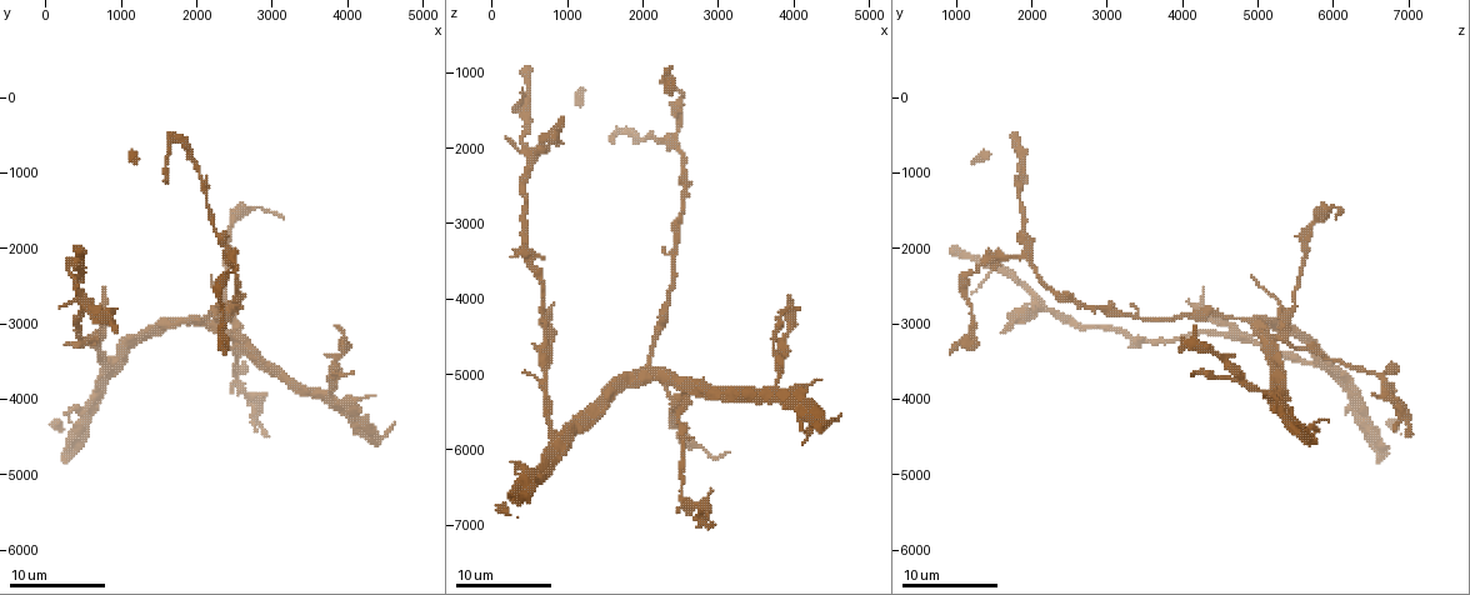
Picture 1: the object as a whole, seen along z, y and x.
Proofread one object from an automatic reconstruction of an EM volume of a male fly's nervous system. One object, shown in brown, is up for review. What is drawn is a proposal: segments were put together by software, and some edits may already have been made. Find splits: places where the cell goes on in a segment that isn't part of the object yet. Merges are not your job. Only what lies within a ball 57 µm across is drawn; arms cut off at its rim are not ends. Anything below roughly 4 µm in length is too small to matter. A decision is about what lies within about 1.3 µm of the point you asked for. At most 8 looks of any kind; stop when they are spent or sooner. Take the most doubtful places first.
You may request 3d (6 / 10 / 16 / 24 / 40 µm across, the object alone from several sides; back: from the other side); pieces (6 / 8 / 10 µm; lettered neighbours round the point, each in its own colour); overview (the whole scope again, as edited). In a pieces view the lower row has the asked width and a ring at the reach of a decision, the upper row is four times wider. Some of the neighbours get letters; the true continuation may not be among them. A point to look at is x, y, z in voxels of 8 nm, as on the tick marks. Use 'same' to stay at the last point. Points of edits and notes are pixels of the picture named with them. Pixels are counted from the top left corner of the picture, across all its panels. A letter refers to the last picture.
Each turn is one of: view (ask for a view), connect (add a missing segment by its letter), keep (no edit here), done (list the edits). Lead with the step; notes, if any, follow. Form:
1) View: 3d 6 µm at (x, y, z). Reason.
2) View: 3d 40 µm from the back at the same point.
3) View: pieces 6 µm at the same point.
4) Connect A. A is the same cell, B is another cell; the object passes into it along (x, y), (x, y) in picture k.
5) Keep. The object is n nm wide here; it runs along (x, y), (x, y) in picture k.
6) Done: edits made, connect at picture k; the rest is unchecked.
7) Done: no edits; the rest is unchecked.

View: 3d 6 µm at (950, 3100, 1650).

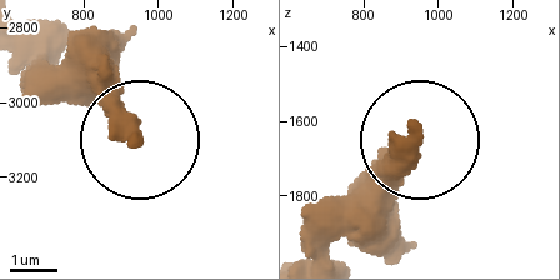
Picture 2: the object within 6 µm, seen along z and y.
View: pieces 10 µm at (940, 3100, 1620).

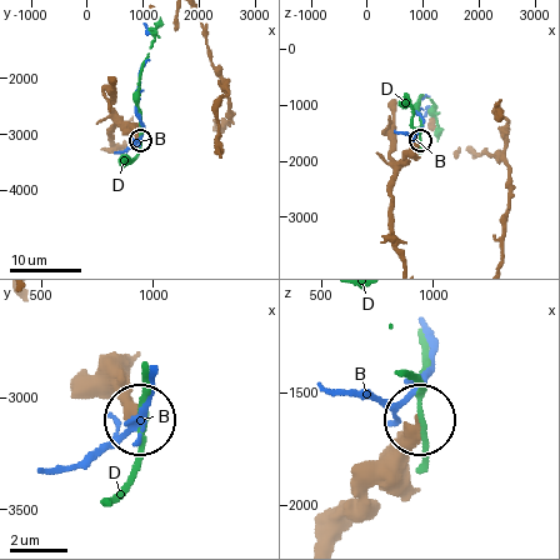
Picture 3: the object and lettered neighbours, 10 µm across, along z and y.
Keep. The object is 320 nm wide here; B and D are other cells; no lettered segment goes on from it.

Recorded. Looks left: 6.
View: 3d 10 µm at (150, 2750, 1900). Tapers out.

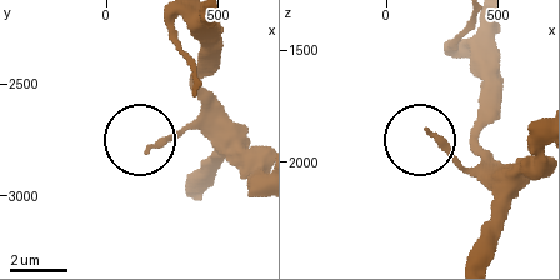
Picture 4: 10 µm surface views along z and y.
View: pieces 6 µm at (180, 2770, 1860).

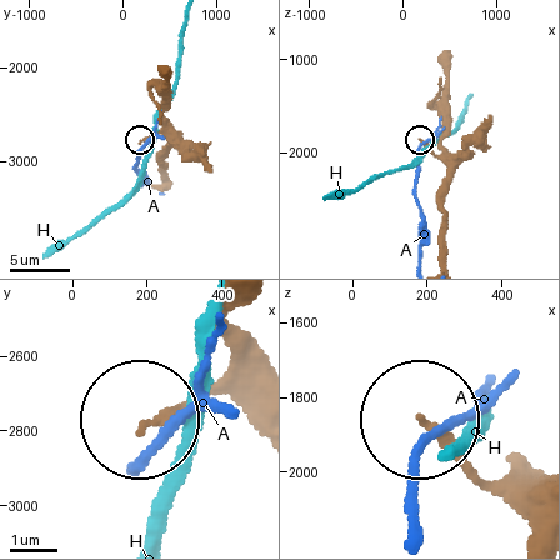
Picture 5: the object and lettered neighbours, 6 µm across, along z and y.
Keep. The object is 180 nm wide here; A and H are other cells; no lettered segment goes on from it.

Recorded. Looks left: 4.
View: pieces 10 µm at (800, 2550, 4300). Tapers out.

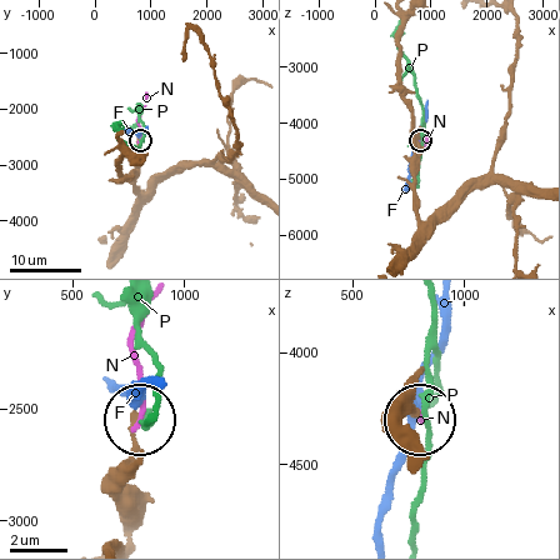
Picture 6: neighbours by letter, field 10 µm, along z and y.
Keep. F, N and P are other cells; it runs along (123, 529), (134, 421) in picture 6; none of them fits.

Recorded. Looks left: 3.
View: 3d 10 µm at (2500, 3900, 6800). An open end.

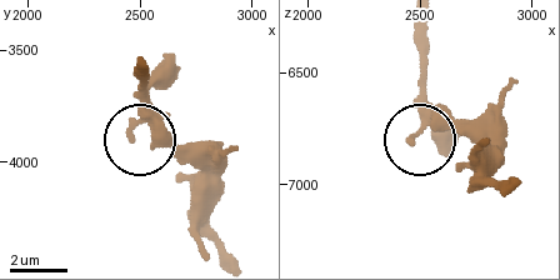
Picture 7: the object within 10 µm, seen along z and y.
View: pieces 10 µm at (2460, 3880, 6820).

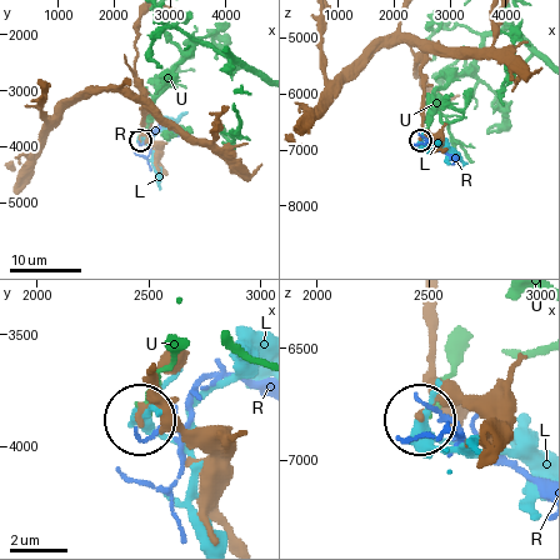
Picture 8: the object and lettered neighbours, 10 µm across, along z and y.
Keep. L, R and U are other cells; it runs along (151, 364), (151, 393), (138, 419) in picture 8; no lettered segment goes on from it.

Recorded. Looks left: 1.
Done: no edits; the rest is unchecked.

